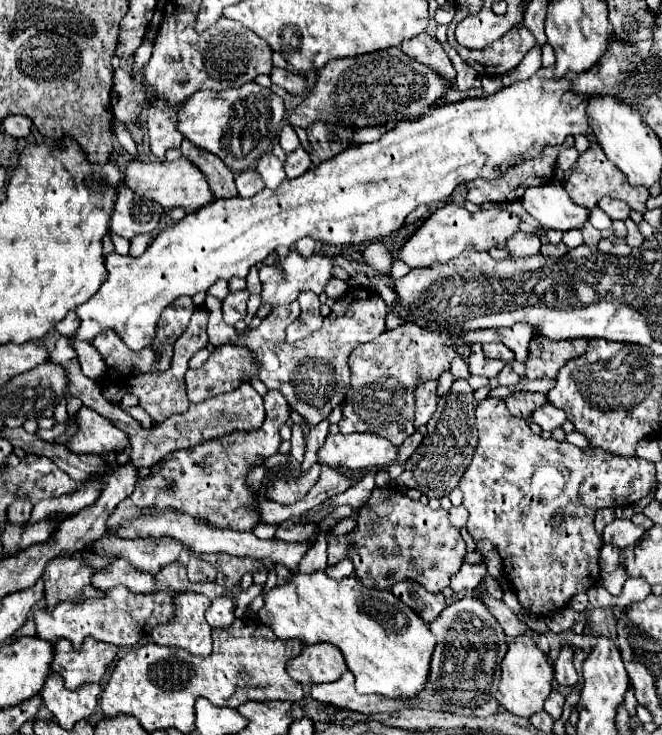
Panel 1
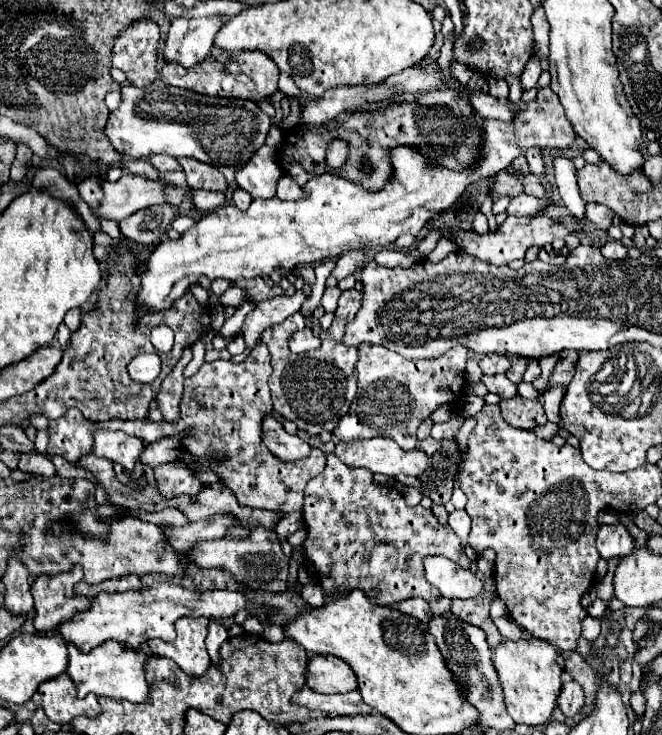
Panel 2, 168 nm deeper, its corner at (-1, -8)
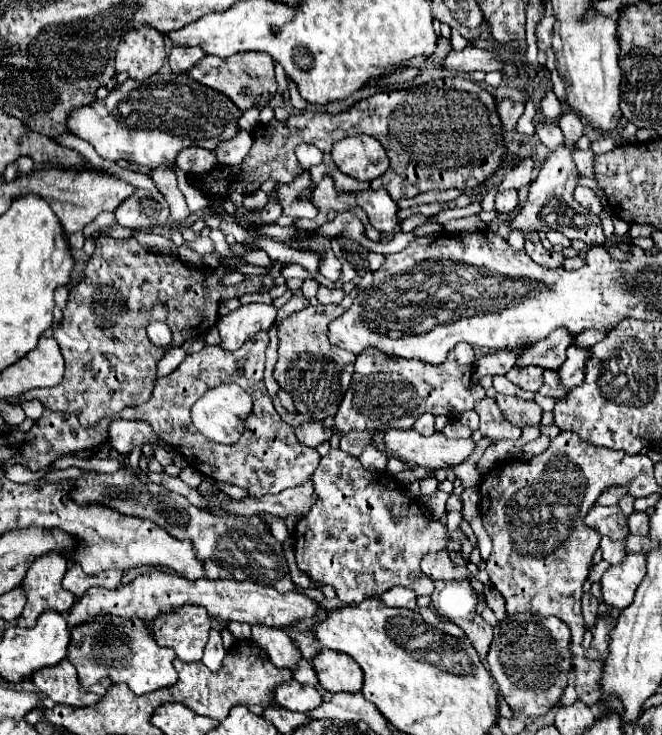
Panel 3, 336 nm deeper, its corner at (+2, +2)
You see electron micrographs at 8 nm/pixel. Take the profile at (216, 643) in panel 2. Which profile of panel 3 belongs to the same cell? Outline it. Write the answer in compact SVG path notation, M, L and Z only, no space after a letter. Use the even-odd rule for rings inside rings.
M217 629L209 631L209 641L205 645L205 653L203 653L203 663L211 669L217 671L221 667L221 661L225 657L225 649L223 649L223 641Z

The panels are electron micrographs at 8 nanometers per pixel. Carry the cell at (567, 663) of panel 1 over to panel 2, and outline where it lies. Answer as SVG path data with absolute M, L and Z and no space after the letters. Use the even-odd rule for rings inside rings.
M568 681L564 683L564 689L558 697L558 707L562 709L562 713L572 719L574 715L580 713L580 709L584 707L584 693L580 689L580 685L576 681Z

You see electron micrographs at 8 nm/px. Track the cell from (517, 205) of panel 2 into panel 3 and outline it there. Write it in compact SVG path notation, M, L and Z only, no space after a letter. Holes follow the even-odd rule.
M507 189L507 191L499 191L495 197L495 209L499 213L513 213L519 205L517 199L517 191L515 189Z

